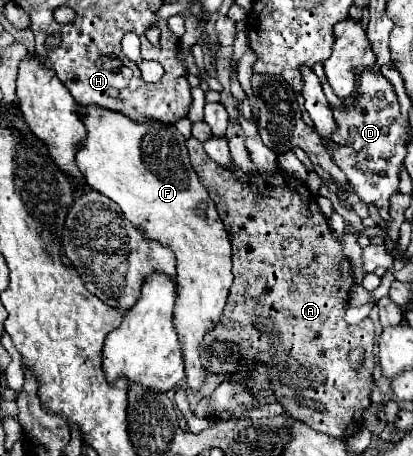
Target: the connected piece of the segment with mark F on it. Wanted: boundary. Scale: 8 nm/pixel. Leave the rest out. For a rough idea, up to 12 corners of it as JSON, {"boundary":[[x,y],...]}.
{"boundary":[[83,106],[75,164],[177,256],[189,390],[233,284],[229,234],[161,120]]}

